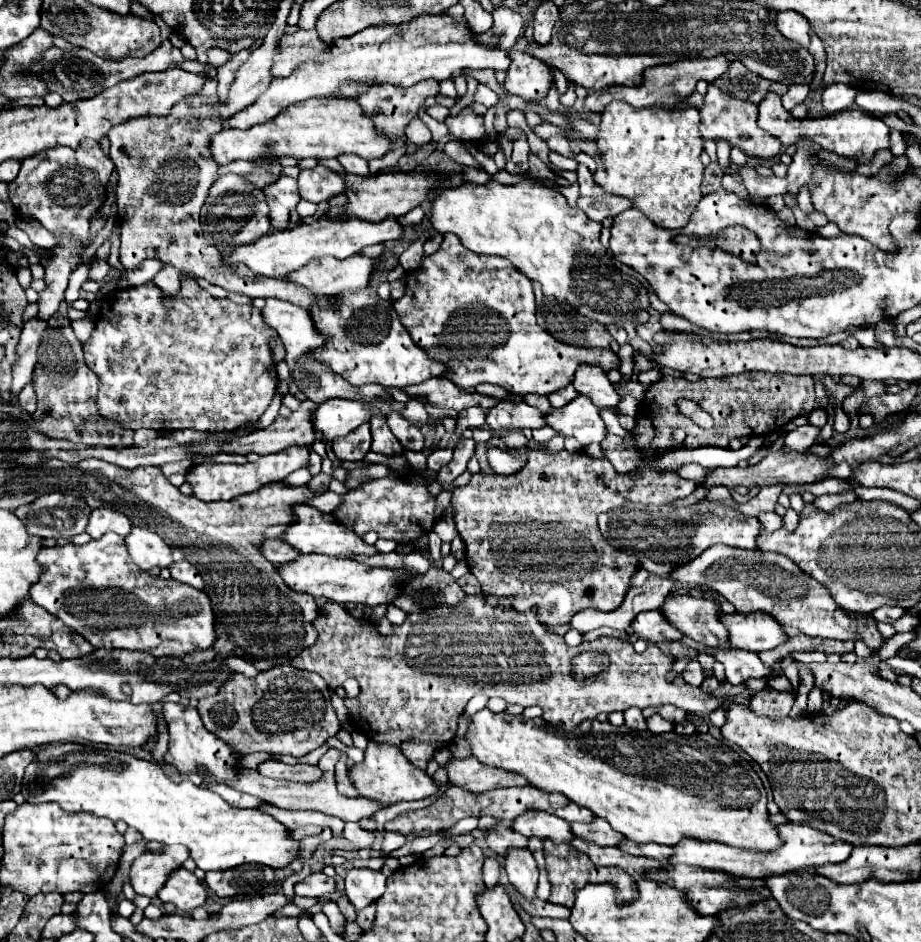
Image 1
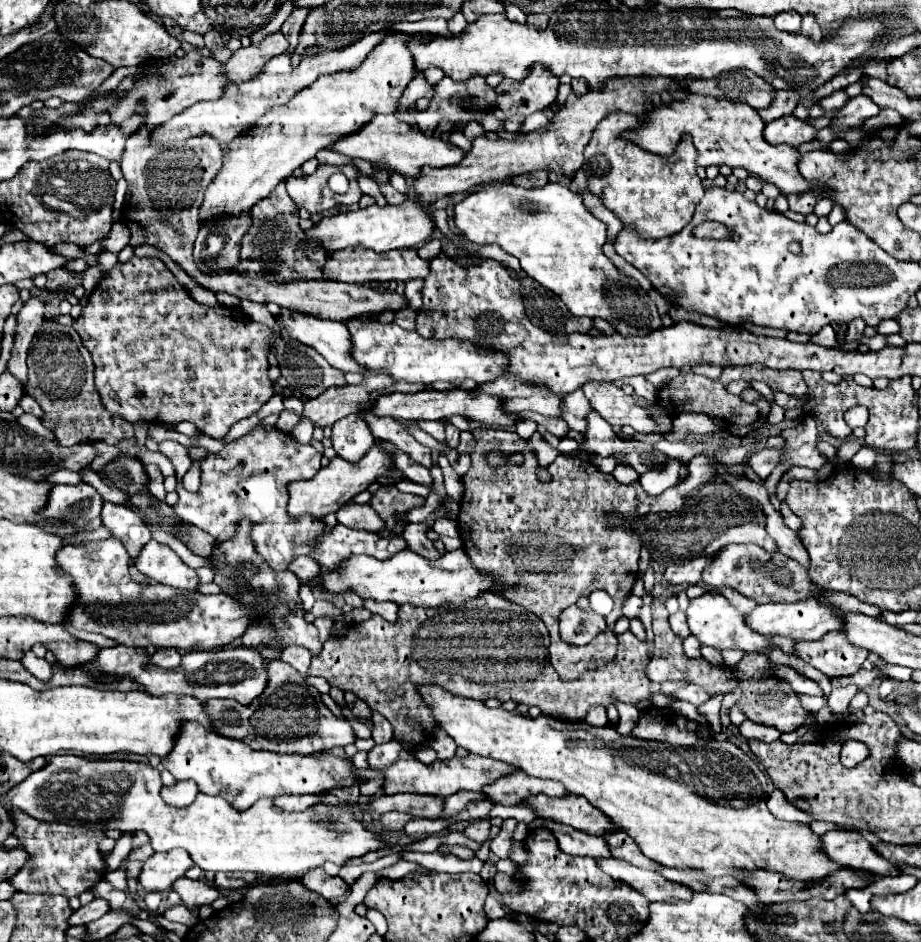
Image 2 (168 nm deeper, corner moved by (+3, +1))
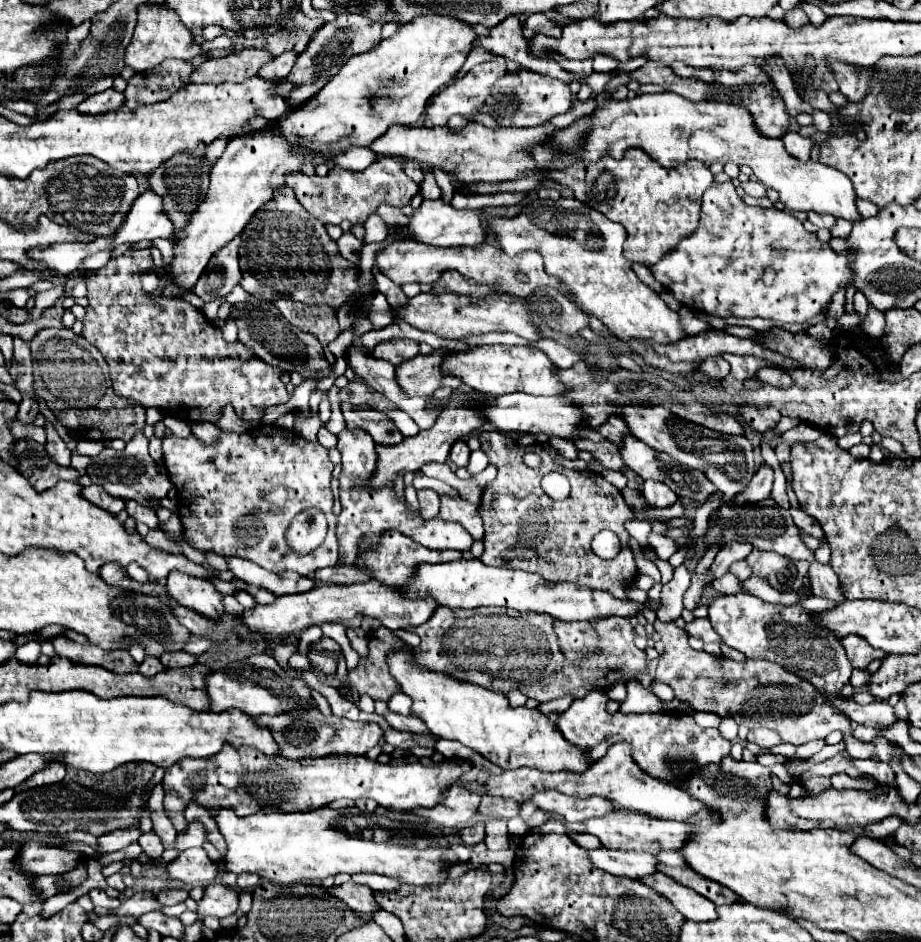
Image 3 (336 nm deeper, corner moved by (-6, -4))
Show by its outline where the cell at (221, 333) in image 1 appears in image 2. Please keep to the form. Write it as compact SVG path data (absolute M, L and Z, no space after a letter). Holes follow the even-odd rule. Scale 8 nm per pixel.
M132 256L126 264L118 262L110 272L106 272L102 282L88 294L88 304L86 304L84 312L80 314L80 318L74 322L74 330L80 334L82 344L88 348L88 352L94 360L94 380L96 380L96 388L98 388L98 394L100 394L104 408L116 416L122 416L124 420L128 420L132 424L134 422L148 422L148 424L192 422L202 434L216 438L216 440L222 440L234 422L252 416L254 412L260 410L262 404L266 404L274 396L272 380L268 378L268 360L266 360L272 330L266 324L254 322L252 318L244 316L242 312L232 310L230 306L198 304L190 296L190 292L176 280L176 276L166 268L166 264L158 258L136 258L136 256Z

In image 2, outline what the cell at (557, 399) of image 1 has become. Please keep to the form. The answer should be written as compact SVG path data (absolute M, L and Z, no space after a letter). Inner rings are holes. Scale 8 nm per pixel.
M580 390L566 394L560 404L560 410L562 410L562 418L572 430L578 430L578 432L586 430L586 414L592 410L592 406Z

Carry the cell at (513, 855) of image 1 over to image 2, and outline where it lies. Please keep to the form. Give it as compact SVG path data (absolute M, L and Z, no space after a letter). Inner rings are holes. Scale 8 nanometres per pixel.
M504 820L502 828L500 828L500 834L496 838L490 840L490 848L492 852L502 858L502 860L510 860L510 852L512 852L512 832L516 828L516 820Z

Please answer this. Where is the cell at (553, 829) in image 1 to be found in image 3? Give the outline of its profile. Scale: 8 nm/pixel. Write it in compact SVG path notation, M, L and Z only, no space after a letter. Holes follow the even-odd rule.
M593 849L589 851L591 861L595 867L617 875L617 877L629 877L629 879L643 879L647 875L657 873L657 857L651 853L623 853L615 849Z

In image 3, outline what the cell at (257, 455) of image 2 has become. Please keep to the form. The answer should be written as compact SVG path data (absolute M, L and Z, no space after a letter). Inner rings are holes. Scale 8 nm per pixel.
M259 425L241 435L233 431L231 433L221 431L219 439L211 445L203 443L195 435L189 435L187 439L171 435L163 439L163 463L177 489L177 513L185 529L185 539L193 549L201 553L213 551L221 557L243 557L243 559L255 561L259 567L271 573L295 571L301 575L309 575L309 573L315 573L315 569L337 565L337 559L339 559L337 537L335 537L337 517L331 511L333 509L333 493L331 493L333 463L329 461L327 449L321 447L319 443L305 441L299 433L279 429L275 425ZM307 507L319 507L327 515L329 533L317 551L305 557L299 557L287 547L285 531L291 519Z

